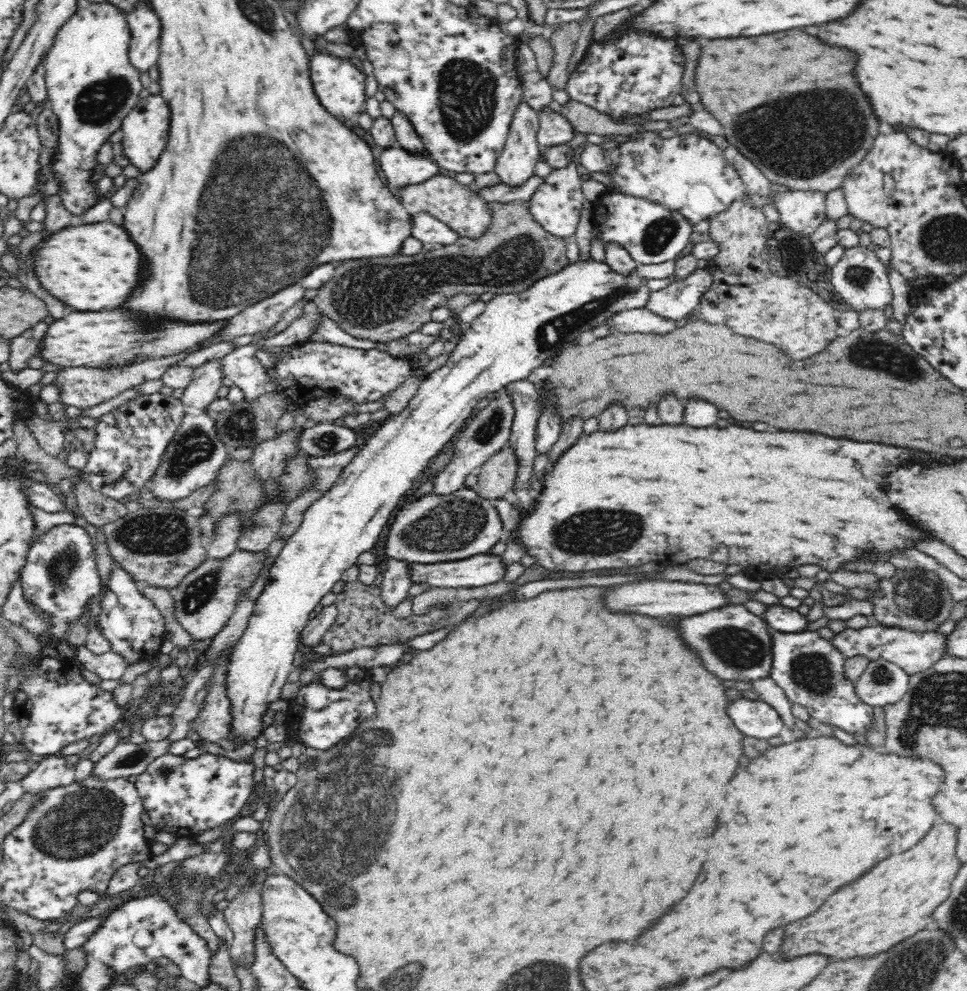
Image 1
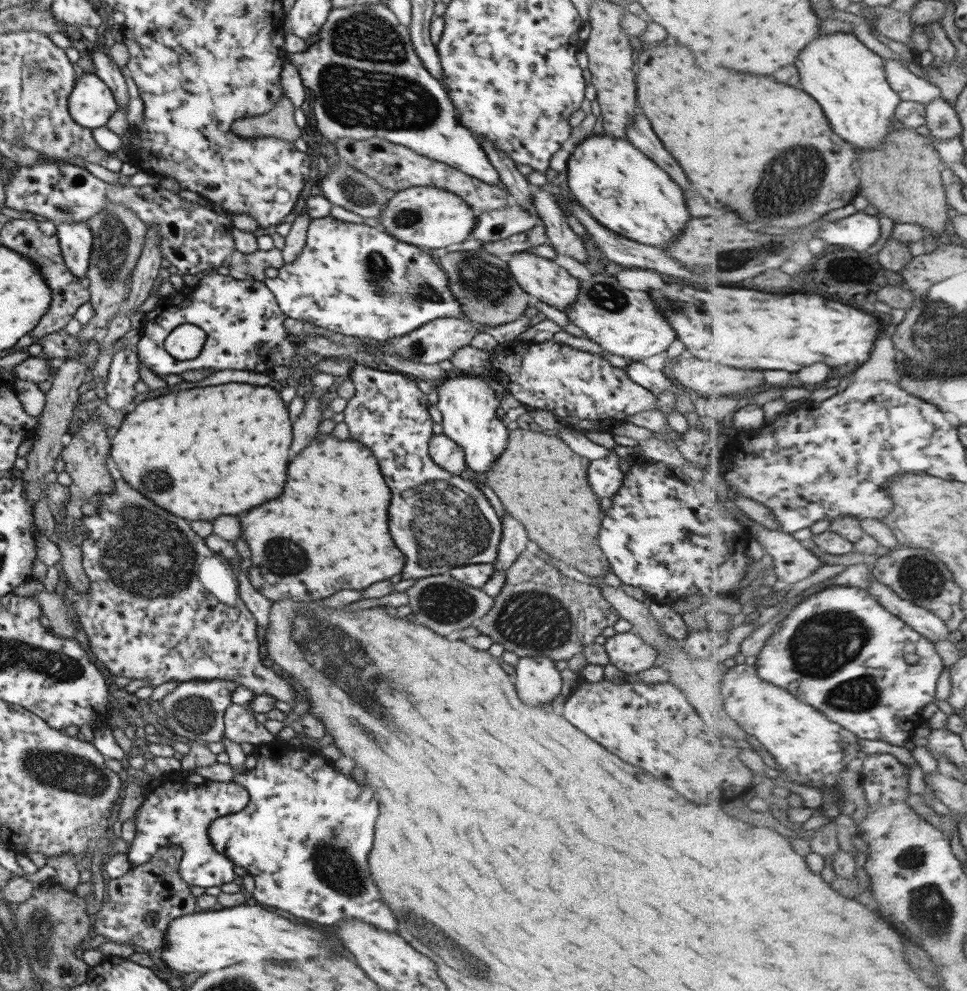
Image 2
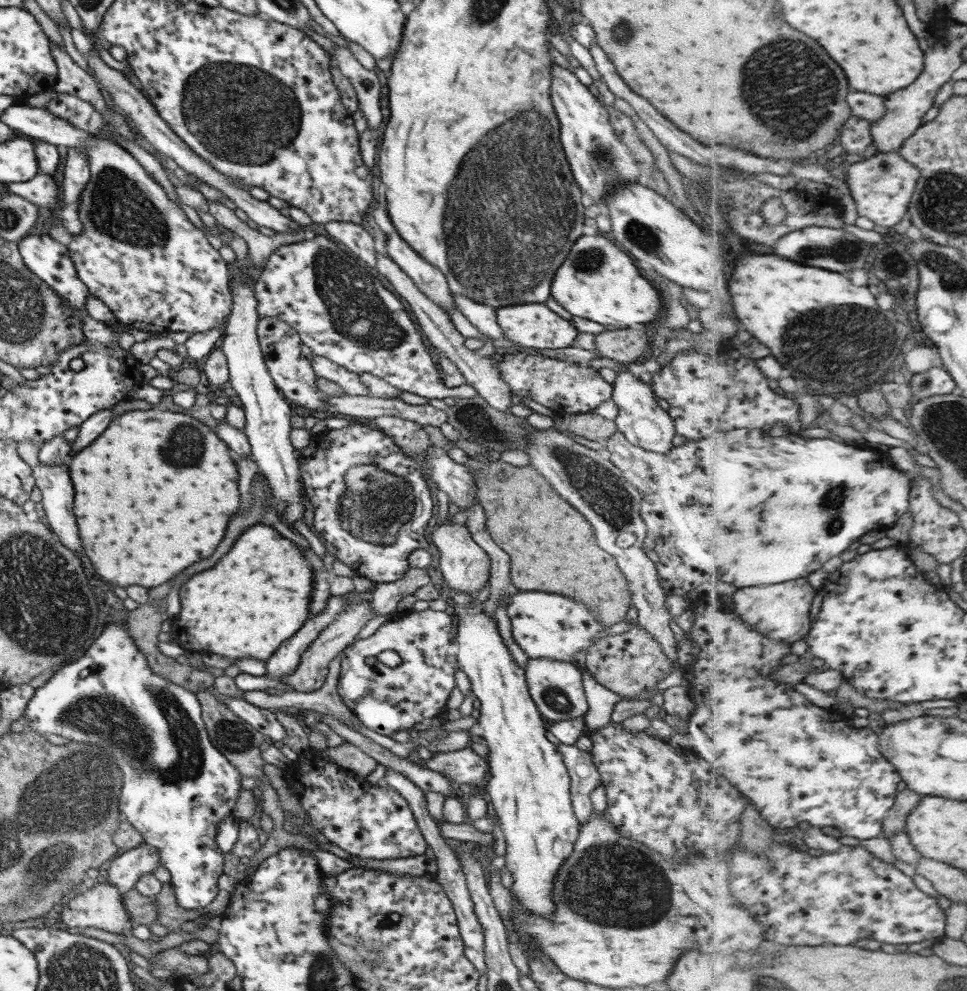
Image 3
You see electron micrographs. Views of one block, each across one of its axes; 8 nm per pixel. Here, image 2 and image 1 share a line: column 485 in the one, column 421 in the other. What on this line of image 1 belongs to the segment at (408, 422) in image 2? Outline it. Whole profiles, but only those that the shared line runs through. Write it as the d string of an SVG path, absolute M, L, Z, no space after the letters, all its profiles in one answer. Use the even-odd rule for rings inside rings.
M465 487L450 496L429 494L415 503L408 500L400 513L398 511L395 521L386 546L388 559L404 559L420 564L487 554L501 541L504 532L503 522L492 502L480 498L474 489Z

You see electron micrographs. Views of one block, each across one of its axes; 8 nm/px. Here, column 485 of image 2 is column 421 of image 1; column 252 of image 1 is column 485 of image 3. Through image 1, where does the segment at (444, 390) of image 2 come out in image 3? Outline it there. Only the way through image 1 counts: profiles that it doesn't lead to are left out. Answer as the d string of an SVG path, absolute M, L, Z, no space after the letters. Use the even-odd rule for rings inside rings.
M446 590L446 594L457 623L457 663L468 678L473 696L479 700L477 728L480 738L488 747L491 774L486 782L485 798L504 836L504 864L513 879L508 889L515 903L519 903L524 911L549 920L554 909L550 893L553 878L560 864L571 854L578 835L578 820L570 804L570 778L557 746L545 739L543 718L529 696L524 670L509 656L509 649L497 630L496 622L482 611L481 605L469 606L475 595L457 594L451 590Z

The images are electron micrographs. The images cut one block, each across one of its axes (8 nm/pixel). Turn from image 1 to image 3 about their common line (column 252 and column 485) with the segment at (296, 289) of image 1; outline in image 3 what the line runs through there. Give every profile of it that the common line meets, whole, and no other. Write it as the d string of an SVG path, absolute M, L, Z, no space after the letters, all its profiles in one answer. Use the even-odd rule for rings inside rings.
M455 293L452 294L452 301L462 316L481 334L495 340L506 339L495 322L496 309L492 306L476 303L474 300Z

